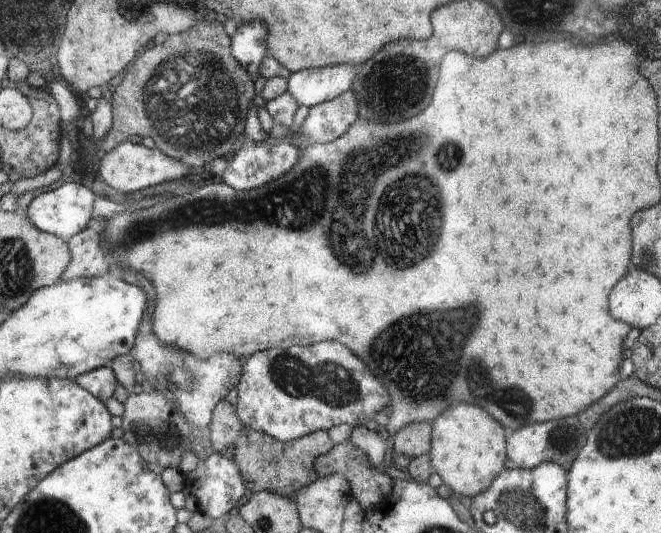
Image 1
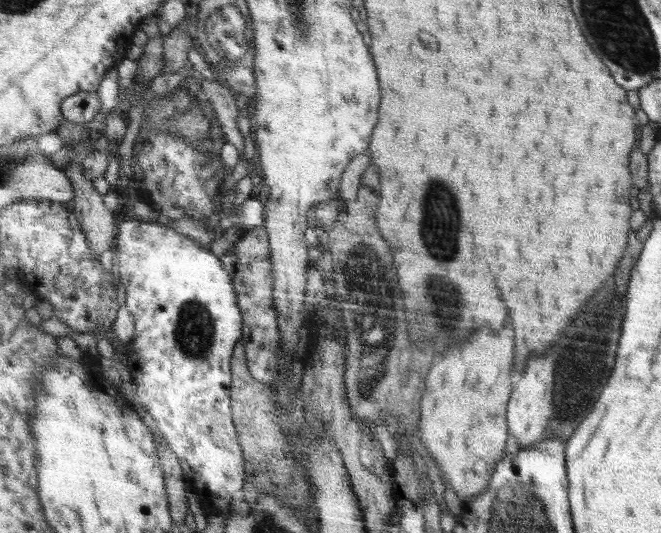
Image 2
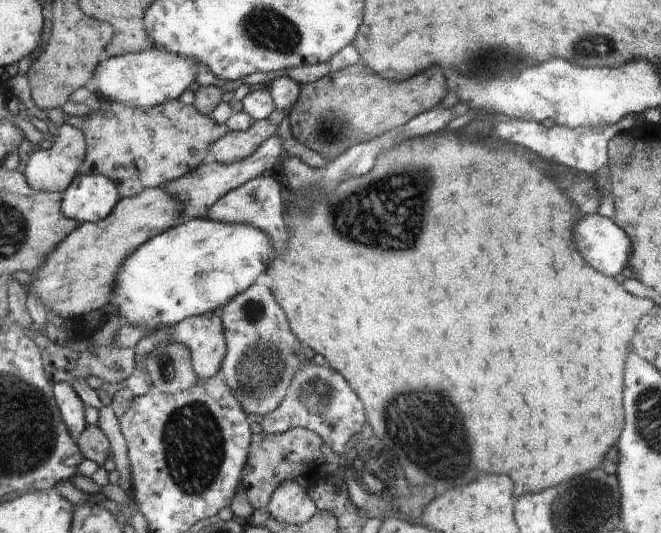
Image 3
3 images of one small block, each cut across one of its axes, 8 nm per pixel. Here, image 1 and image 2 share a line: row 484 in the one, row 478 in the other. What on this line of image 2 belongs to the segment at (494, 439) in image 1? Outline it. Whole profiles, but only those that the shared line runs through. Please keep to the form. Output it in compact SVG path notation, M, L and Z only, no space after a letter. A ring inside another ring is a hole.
M502 326L502 330L482 328L474 334L466 342L452 346L450 354L440 357L427 372L418 433L445 484L457 492L466 507L488 489L497 468L492 460L504 457L509 431L506 404L512 398L516 379L512 376L512 326Z

